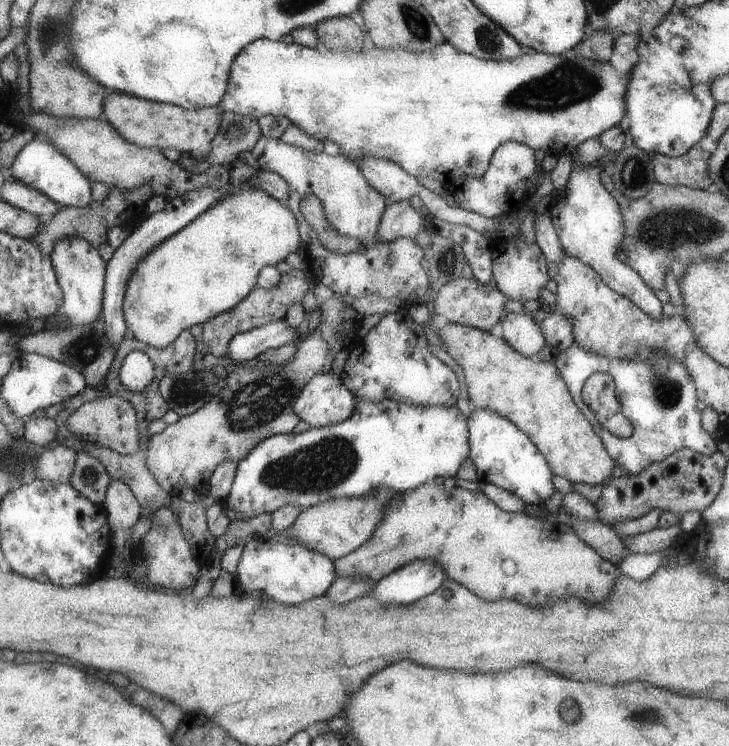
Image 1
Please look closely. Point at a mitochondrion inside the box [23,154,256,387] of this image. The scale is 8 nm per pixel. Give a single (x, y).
(86, 348)

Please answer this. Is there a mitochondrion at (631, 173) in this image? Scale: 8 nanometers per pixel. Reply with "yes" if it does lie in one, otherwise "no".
yes

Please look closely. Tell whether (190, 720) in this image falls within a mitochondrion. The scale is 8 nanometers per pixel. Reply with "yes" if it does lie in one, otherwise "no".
no

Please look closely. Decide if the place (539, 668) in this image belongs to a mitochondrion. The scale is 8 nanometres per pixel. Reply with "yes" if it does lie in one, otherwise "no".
no

